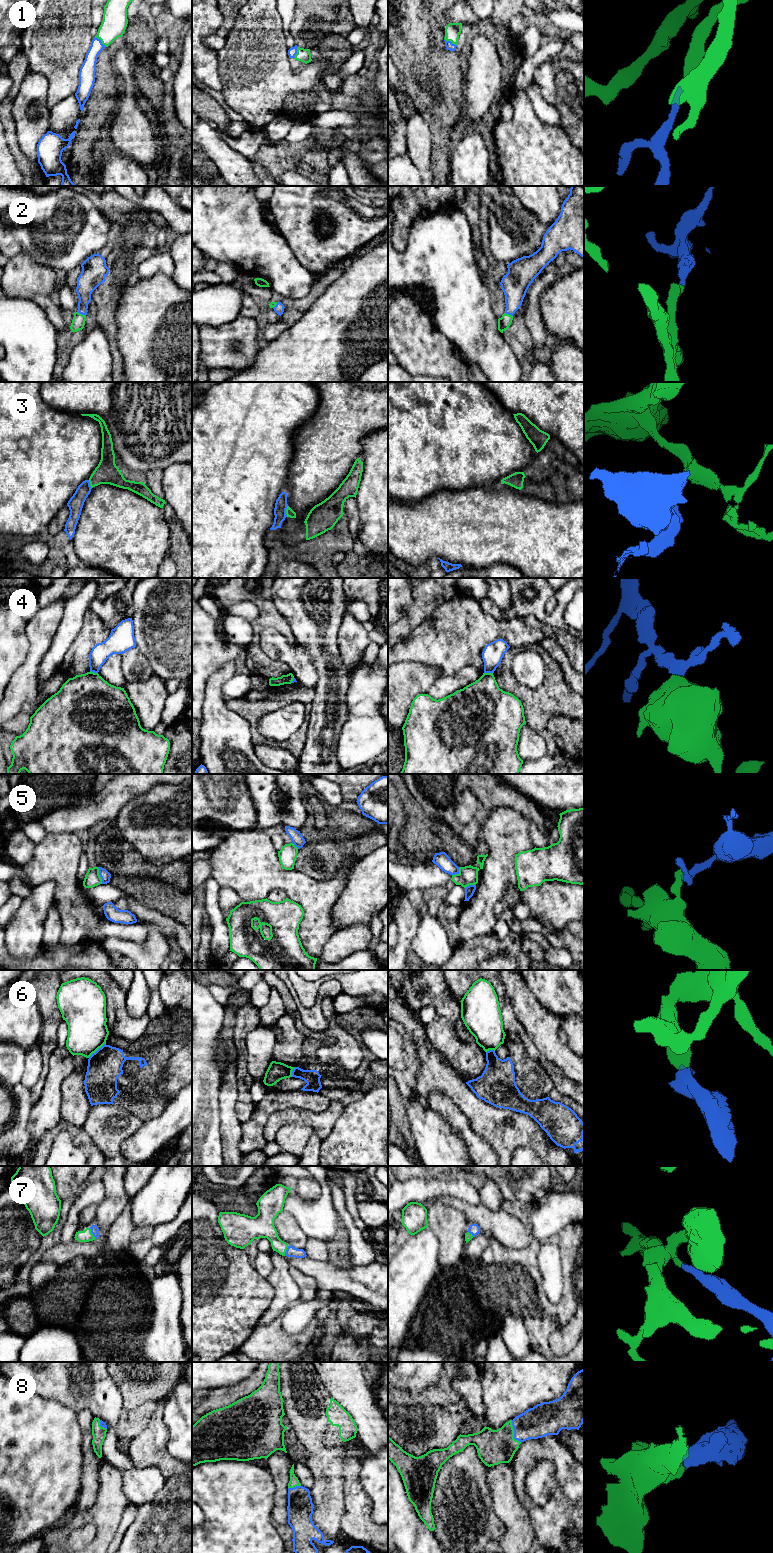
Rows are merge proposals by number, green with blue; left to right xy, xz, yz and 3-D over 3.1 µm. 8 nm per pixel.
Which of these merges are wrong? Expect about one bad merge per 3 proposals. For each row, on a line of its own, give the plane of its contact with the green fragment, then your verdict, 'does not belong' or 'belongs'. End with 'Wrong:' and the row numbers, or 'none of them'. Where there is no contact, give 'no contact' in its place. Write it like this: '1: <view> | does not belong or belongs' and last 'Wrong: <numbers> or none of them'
1: xy | belongs
2: xy | belongs
3: xz | belongs
4: yz | does not belong
5: xy | does not belong
6: xy | does not belong
7: xy | belongs
8: yz | belongs
Wrong: 4, 5, 6

